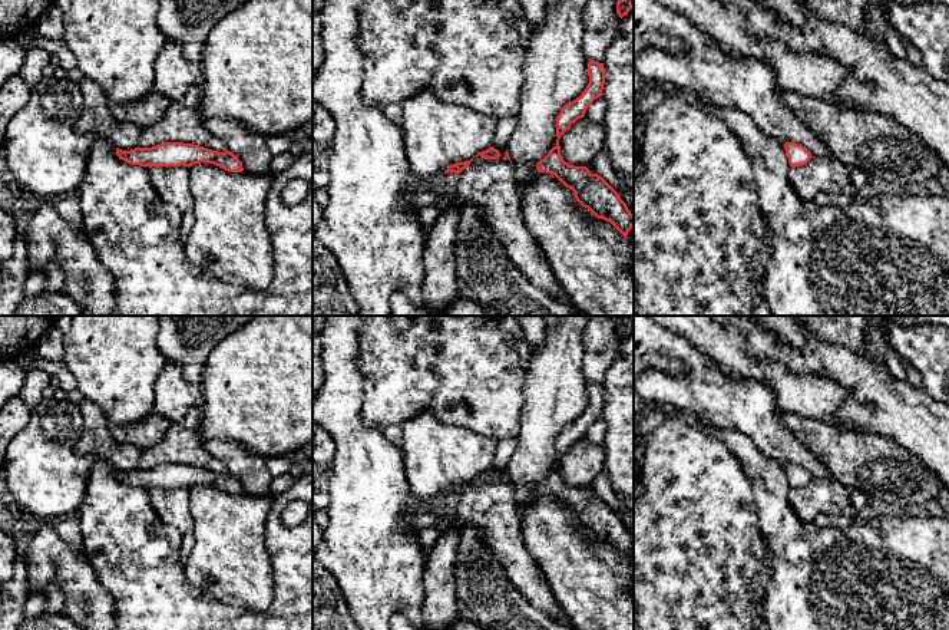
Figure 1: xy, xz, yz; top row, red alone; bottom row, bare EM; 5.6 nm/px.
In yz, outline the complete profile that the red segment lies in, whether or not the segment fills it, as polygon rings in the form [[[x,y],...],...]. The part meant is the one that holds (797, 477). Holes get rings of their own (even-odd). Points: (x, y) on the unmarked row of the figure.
[[[794,464],[784,465],[784,471],[791,489],[806,486],[813,479],[803,466]]]

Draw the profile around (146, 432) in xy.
[[[152,412],[146,418],[128,425],[108,425],[108,431],[116,442],[130,443],[140,449],[156,445],[169,428],[169,422]]]

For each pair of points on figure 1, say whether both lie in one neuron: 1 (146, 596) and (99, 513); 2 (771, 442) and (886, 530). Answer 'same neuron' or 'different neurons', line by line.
1: same neuron
2: different neurons

